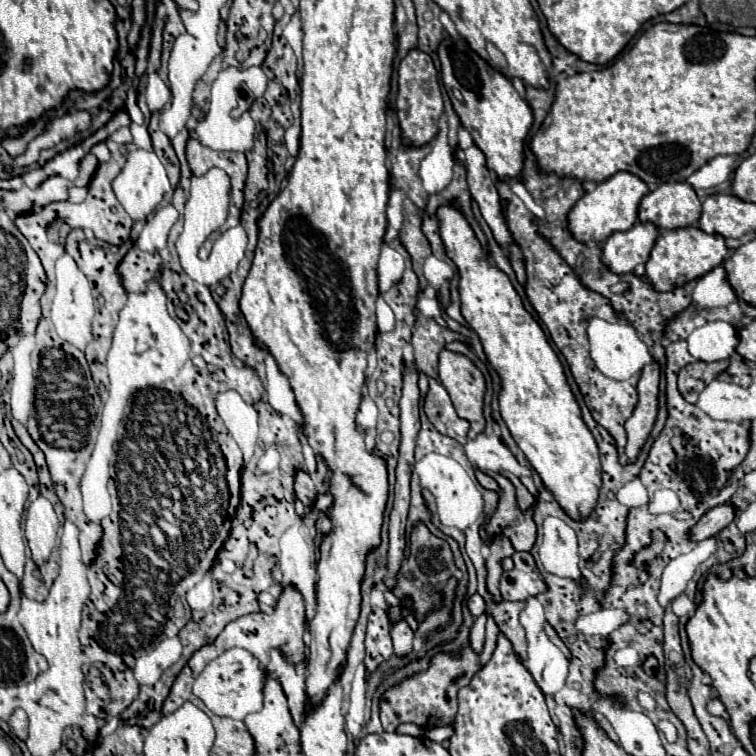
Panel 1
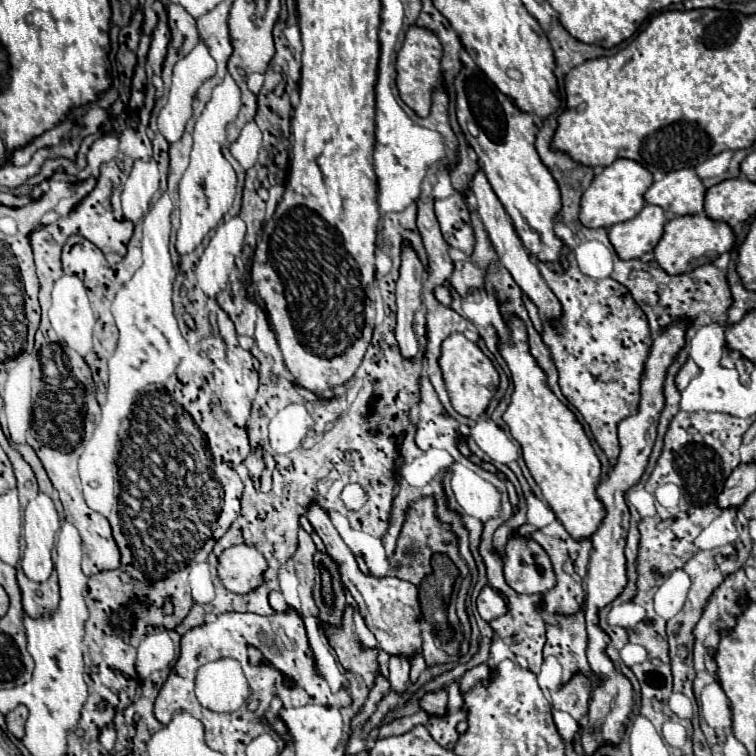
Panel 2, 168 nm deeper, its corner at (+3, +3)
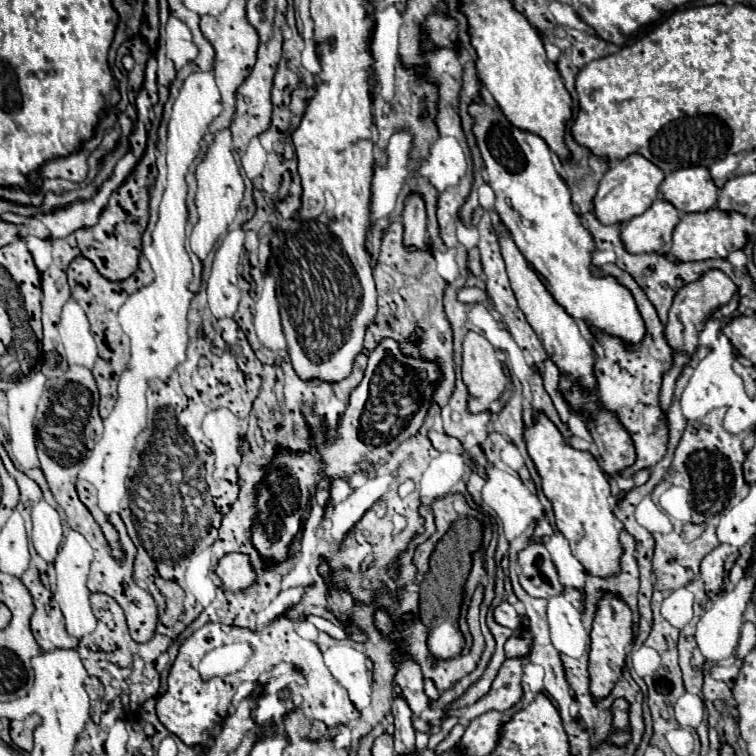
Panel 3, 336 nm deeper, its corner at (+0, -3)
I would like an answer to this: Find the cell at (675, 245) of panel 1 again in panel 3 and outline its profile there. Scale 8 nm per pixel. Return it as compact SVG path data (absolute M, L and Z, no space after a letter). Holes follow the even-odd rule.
M711 208L707 212L681 214L681 222L673 232L671 254L677 260L685 260L685 262L707 260L707 258L727 258L733 250L741 250L745 242L747 242L745 216L739 212L725 212L719 208Z

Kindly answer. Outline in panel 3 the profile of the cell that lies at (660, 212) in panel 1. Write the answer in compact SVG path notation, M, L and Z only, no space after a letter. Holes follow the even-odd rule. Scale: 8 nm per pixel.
M705 166L673 170L661 184L663 198L681 212L707 212L717 202L717 190Z

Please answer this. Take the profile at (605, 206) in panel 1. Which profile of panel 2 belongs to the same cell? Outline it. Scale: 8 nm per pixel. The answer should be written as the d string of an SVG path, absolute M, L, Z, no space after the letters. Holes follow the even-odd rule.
M618 158L614 164L604 168L602 174L596 176L582 194L580 222L586 228L610 228L634 218L644 208L644 192L650 188L650 184L652 174L644 166L638 166L638 162L628 158Z

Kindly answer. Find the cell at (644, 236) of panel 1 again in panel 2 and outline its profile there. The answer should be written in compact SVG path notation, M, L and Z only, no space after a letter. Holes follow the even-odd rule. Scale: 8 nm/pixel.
M648 204L636 218L626 220L622 224L614 224L608 232L608 238L620 260L644 258L644 254L652 252L658 244L664 224L664 210L658 210L658 206Z

